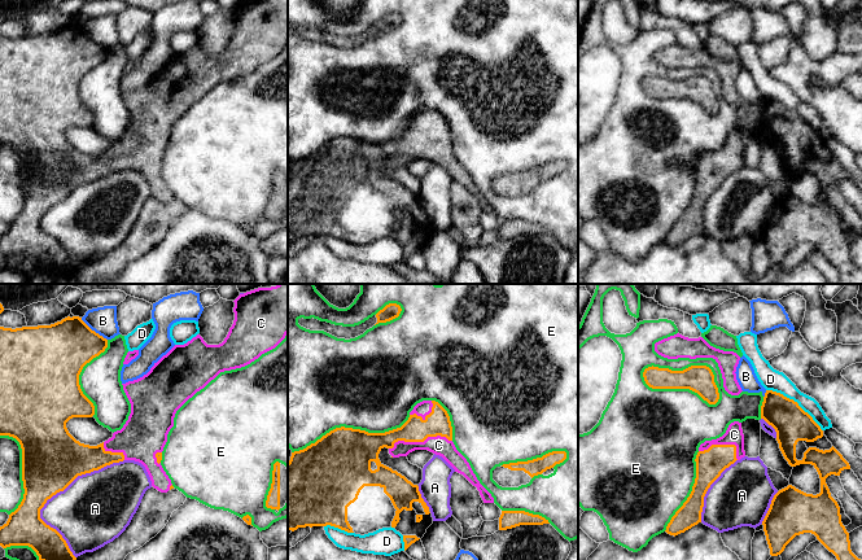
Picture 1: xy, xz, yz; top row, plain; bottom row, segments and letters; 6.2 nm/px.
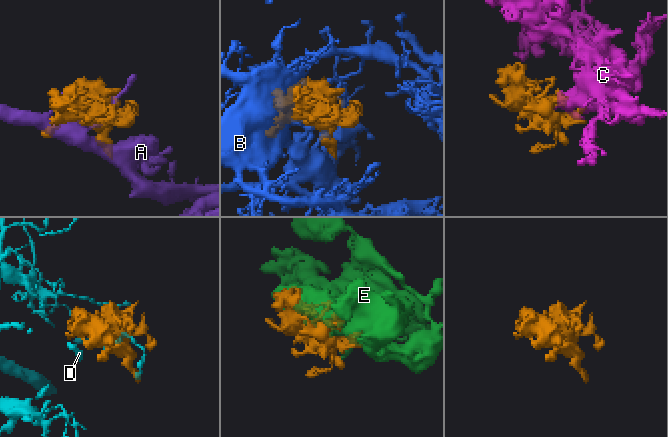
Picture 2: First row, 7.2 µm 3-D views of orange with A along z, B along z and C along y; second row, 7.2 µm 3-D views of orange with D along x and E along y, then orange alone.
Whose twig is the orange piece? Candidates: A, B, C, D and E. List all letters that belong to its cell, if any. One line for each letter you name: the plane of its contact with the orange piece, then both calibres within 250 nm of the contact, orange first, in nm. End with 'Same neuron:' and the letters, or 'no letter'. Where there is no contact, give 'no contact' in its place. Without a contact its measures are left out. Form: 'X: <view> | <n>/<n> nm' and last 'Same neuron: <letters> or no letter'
C: xz | 160/120 nm
Same neuron: C

